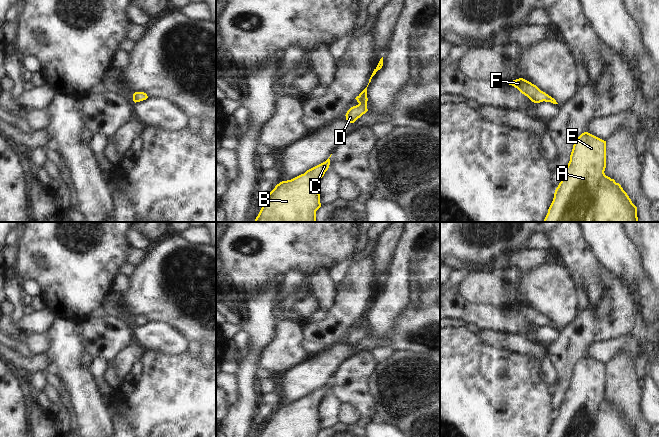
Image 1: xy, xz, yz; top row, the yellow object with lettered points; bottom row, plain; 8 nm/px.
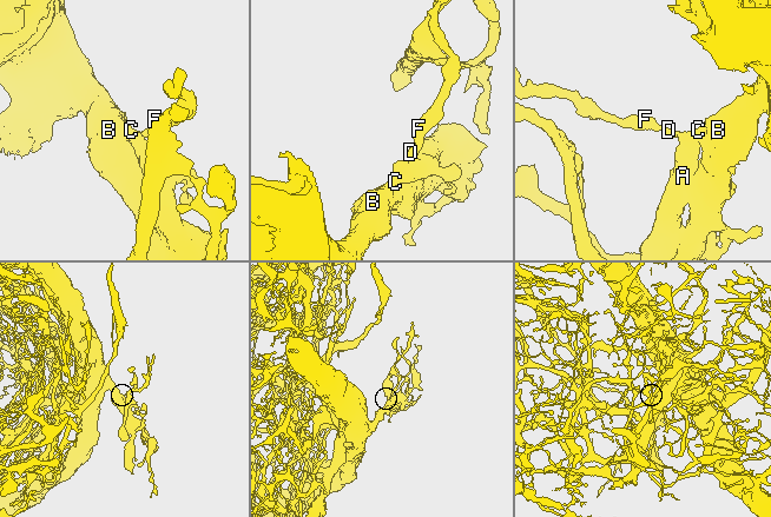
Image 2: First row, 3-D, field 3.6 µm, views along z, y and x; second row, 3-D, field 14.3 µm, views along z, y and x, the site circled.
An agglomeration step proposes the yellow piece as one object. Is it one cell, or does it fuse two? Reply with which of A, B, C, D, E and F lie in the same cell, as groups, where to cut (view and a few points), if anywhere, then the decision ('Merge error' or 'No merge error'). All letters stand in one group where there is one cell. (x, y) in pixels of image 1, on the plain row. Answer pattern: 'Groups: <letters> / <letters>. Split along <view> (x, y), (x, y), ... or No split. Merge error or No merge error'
Groups: A B C D E F. No split. No merge error.

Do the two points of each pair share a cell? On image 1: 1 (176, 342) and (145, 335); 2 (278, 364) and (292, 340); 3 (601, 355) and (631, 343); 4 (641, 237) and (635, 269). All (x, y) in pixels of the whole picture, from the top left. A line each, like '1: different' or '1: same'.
1: same
2: same
3: same
4: different

